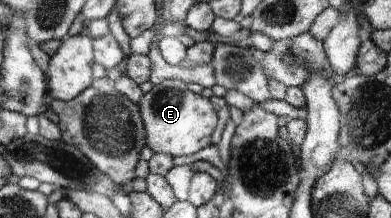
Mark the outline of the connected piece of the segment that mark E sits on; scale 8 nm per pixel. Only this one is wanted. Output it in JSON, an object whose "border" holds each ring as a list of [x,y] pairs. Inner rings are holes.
{"border":[[[165,79],[143,94],[138,105],[141,105],[142,117],[145,117],[147,146],[154,153],[165,153],[173,158],[189,156],[210,145],[216,127],[216,109],[208,98],[190,93],[182,81]]]}

